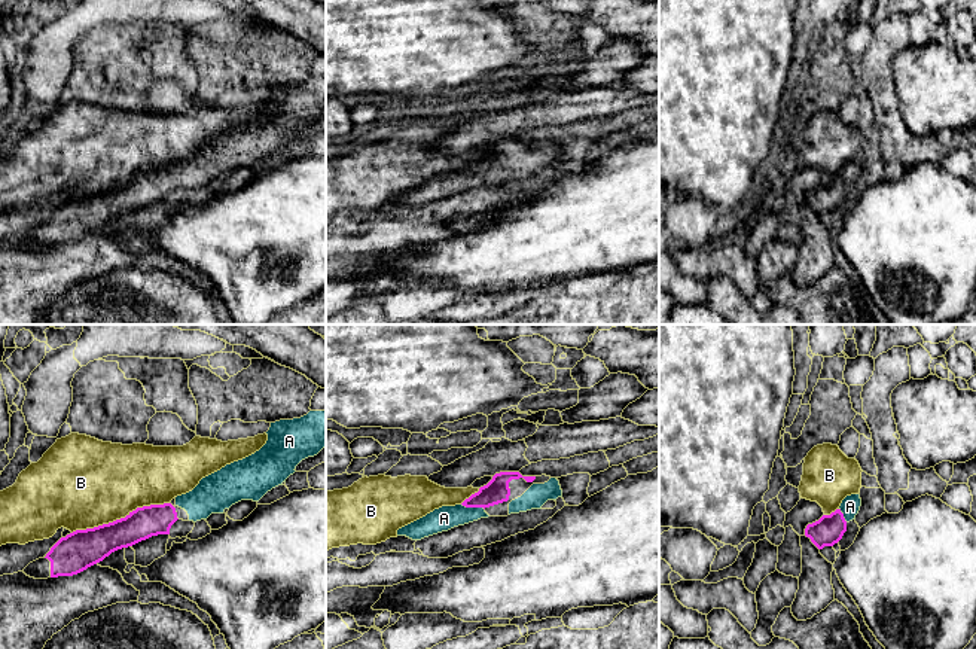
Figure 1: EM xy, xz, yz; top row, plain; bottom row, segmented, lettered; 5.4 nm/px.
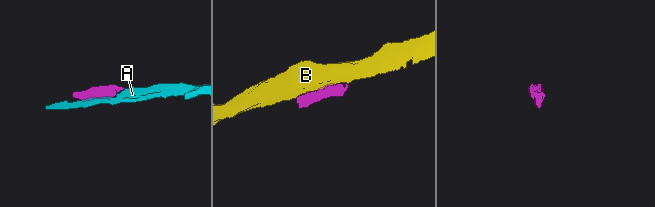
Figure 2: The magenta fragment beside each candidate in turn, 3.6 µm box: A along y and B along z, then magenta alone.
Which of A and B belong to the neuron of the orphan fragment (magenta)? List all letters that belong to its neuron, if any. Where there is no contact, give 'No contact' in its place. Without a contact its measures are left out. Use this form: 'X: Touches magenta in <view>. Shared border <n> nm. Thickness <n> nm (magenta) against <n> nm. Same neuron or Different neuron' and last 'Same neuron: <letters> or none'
A: Touches magenta in xz. Shared border 130 nm. Thickness 130 nm (magenta) against 130 nm. Same neuron
B: Touches magenta in xy. Shared border 550 nm. Thickness 200 nm (magenta) against 460 nm. Different neuron
Same neuron: A

